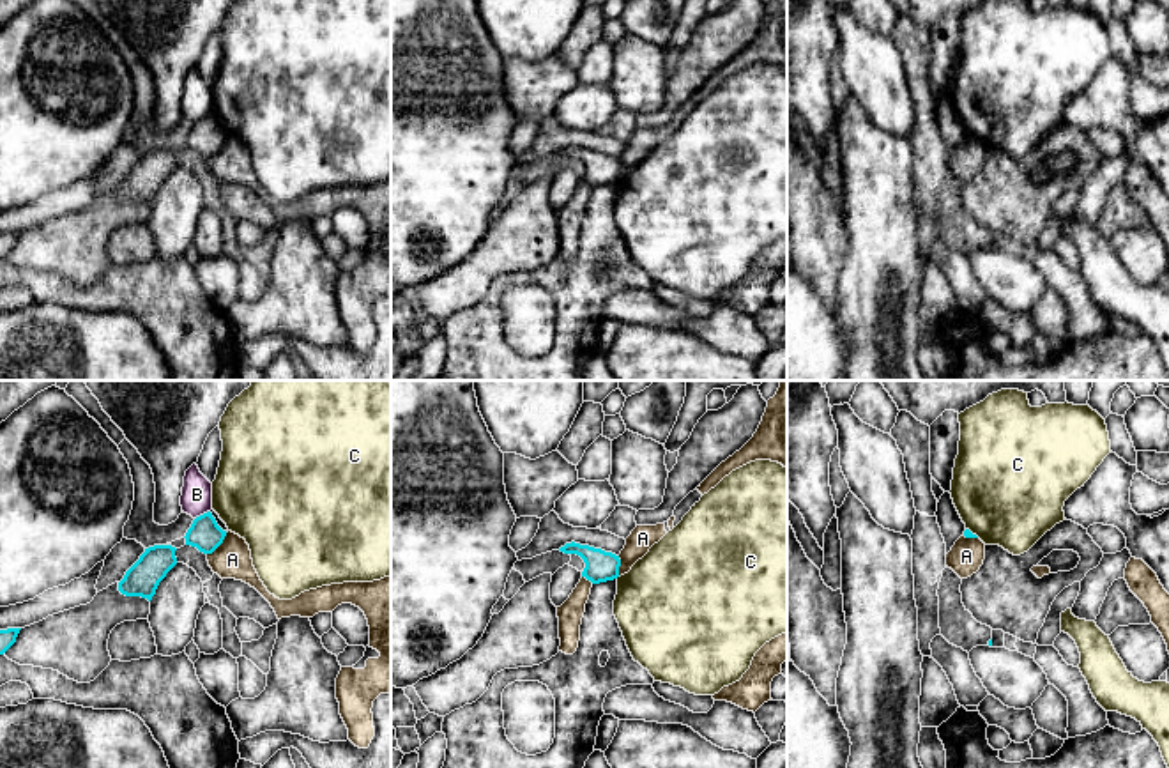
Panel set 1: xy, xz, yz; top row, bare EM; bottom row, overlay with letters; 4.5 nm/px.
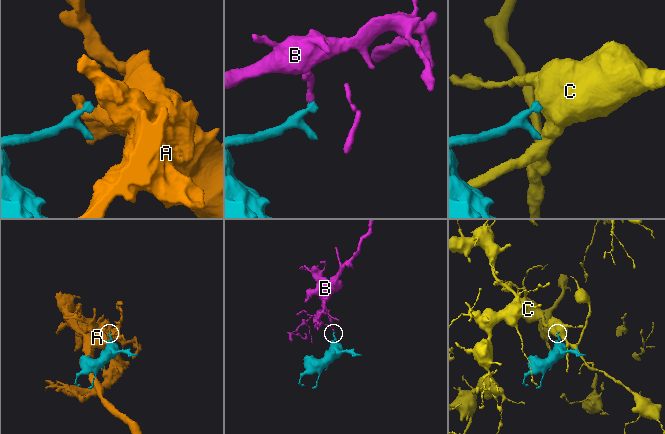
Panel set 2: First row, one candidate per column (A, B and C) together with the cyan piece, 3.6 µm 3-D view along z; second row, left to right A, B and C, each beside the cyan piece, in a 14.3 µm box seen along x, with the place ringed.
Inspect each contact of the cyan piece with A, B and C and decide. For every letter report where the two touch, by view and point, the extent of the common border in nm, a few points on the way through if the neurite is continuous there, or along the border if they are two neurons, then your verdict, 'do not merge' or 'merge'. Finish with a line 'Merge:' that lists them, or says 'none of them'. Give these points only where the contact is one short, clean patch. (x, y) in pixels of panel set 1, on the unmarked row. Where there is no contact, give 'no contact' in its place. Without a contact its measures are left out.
A: xy (218, 149) | 140 nm | along xy (227, 137), (207, 158) | do not merge
B: xy (204, 117) | 80 nm | along xy (209, 114), (195, 122) | do not merge
C: yz (971, 137) | 80 nm | along yz (966, 131), (978, 140) | do not merge
Merge: none of them

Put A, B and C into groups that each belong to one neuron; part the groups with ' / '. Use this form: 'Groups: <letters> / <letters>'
Groups: A / B / C

